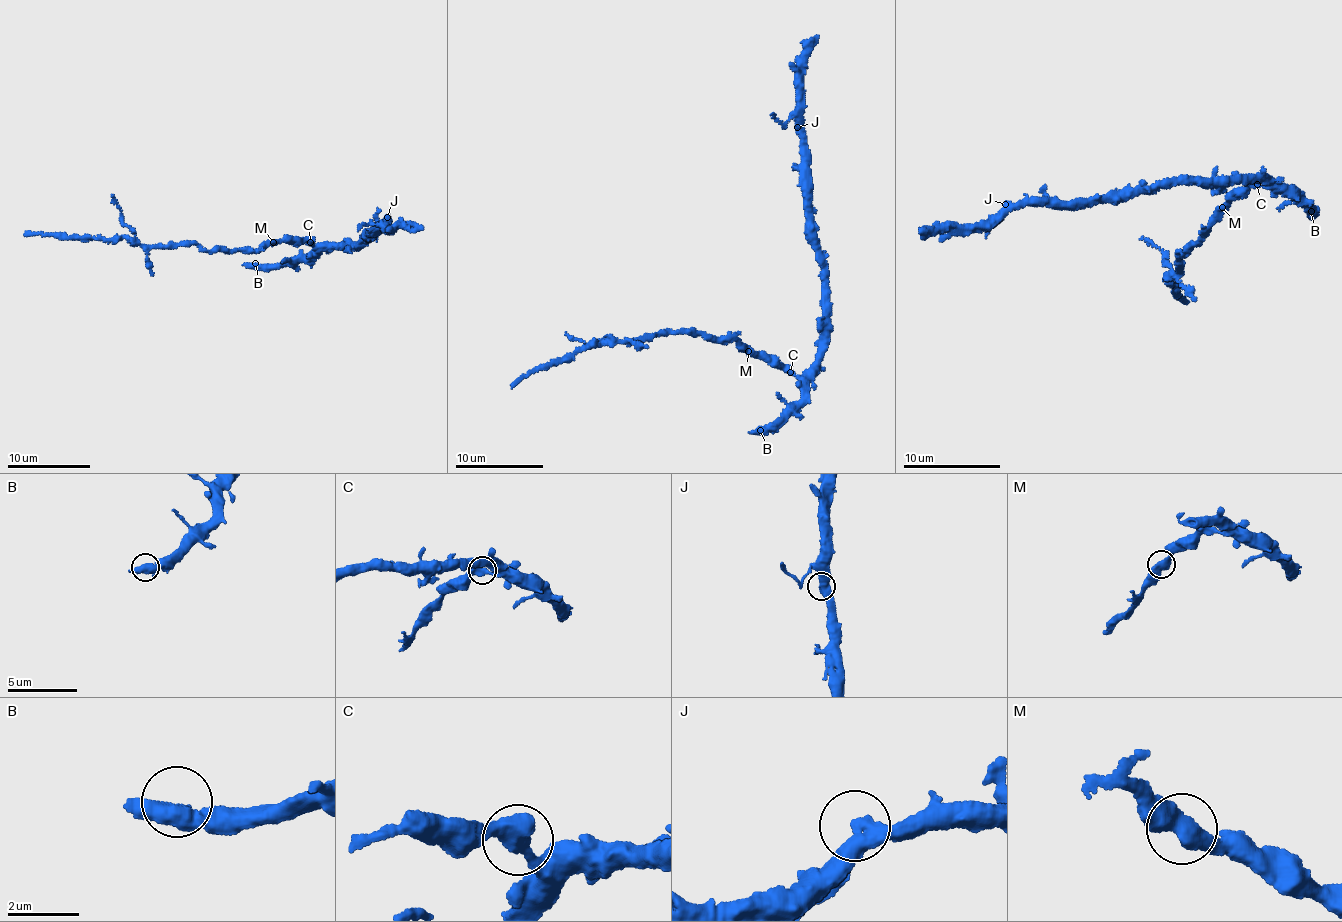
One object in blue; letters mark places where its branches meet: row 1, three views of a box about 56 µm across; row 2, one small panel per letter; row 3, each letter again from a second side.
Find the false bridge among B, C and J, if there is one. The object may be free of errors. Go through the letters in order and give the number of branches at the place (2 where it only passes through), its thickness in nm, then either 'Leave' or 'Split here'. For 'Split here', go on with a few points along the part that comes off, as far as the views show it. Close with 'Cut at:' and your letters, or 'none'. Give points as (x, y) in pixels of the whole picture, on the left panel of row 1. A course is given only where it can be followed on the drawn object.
B: Branches: 2. Thickness 500 nm. Leave
C: Branches: 2. Thickness 480 nm. Split here. Course of the part to remove: (310, 243), (271, 241), (257, 250), (202, 251), (195, 244), (150, 245), (114, 236), (24, 234)
J: Branches: 2. Thickness 460 nm. Leave
Cut at: C

